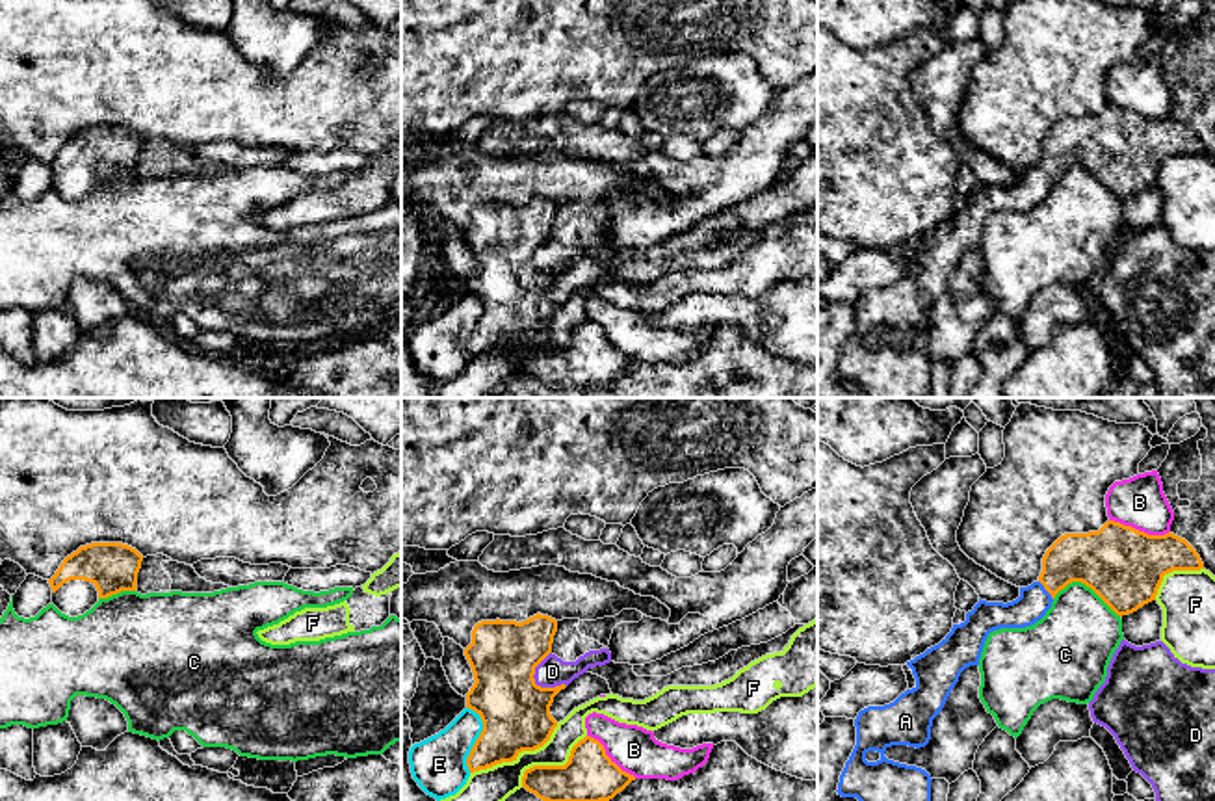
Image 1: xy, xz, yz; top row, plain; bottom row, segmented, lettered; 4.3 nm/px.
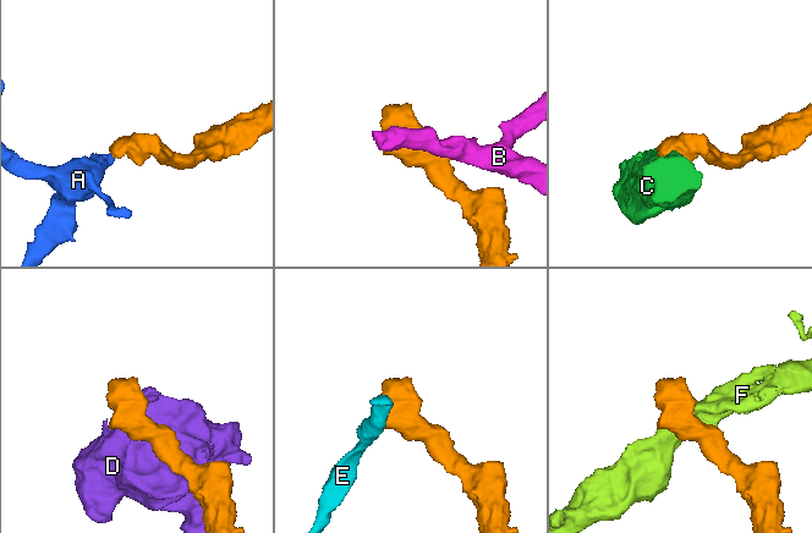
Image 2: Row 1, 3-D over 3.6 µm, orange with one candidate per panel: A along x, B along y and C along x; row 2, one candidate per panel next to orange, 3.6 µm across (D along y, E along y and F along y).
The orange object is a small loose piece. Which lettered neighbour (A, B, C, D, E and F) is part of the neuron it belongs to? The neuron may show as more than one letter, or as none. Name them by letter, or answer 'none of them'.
A

